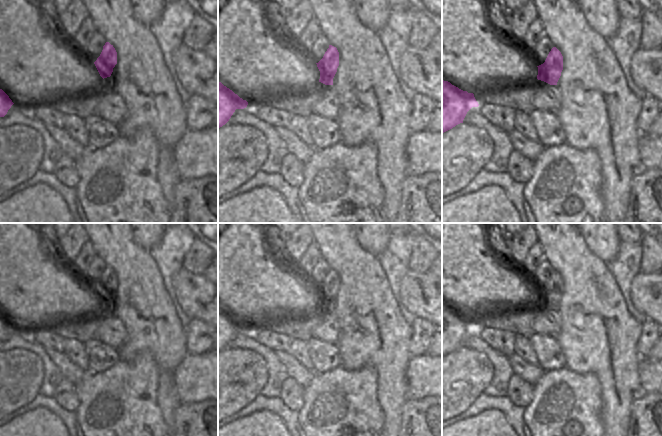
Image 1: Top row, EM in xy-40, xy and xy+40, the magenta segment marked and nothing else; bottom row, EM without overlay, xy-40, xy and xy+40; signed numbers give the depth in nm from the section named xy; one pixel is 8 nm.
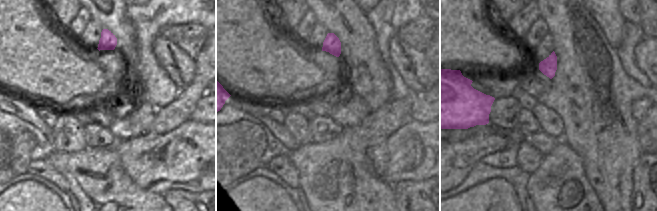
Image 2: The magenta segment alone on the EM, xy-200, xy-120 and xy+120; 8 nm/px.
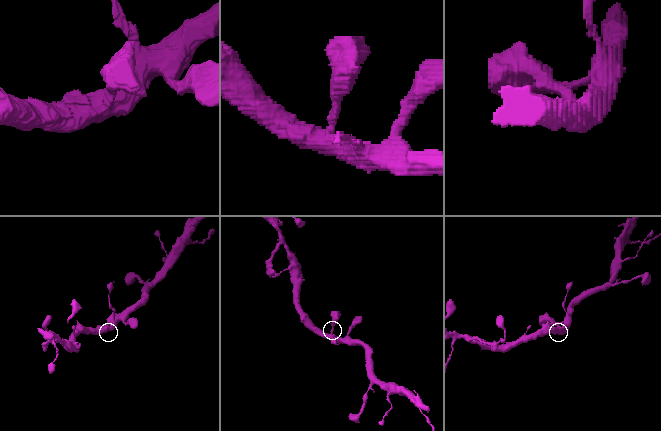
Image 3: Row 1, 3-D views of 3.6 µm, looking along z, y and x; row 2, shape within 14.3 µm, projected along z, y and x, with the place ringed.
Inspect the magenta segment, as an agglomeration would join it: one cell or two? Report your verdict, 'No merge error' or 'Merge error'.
No merge error.

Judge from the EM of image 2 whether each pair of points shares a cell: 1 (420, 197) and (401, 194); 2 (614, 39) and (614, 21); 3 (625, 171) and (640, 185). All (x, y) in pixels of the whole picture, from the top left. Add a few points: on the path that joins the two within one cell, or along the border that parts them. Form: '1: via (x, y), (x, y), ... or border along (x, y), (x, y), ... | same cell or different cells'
1: via (415, 197), (406, 194) | same cell
2: via (614, 35), (614, 25) | same cell
3: border along (641, 156), (633, 168), (633, 189), (630, 200) | different cells

